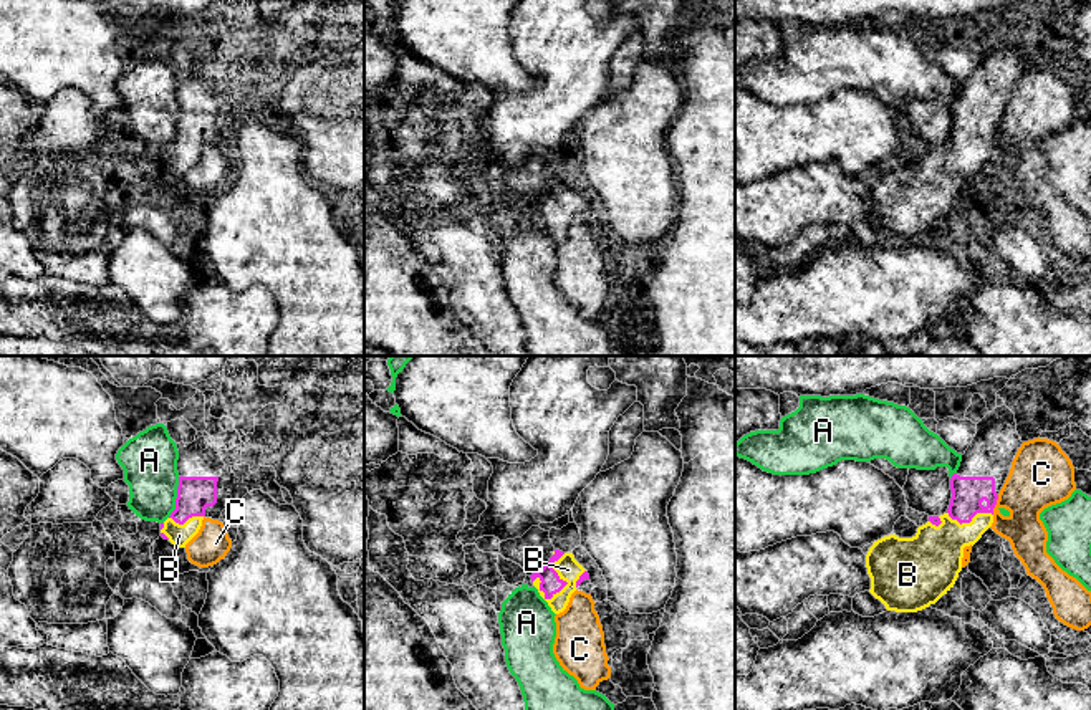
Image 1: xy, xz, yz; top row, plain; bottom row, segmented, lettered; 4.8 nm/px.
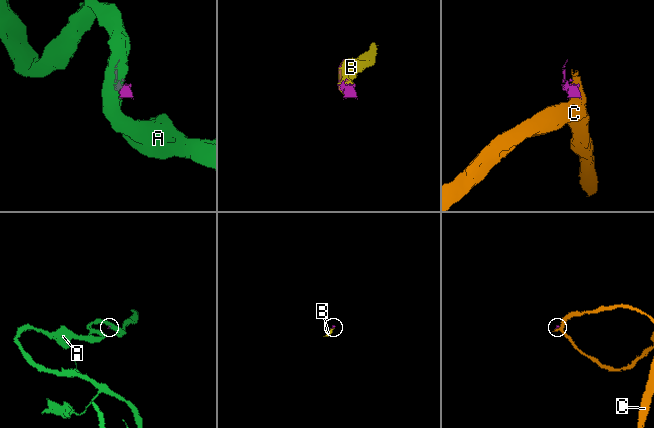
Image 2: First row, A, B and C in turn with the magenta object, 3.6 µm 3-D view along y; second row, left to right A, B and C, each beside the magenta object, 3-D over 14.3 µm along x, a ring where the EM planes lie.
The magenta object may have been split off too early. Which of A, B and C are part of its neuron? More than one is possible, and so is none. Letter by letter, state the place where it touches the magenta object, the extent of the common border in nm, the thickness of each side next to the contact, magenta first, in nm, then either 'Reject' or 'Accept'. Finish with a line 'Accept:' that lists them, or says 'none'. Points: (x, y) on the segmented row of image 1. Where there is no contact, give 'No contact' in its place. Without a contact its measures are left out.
A: Touches magenta at xy (177, 497). Shared border 200 nm. Thickness 180 nm (magenta) against 280 nm. Reject
B: Touches magenta at xz (562, 580). Shared border 260 nm. Thickness 100 nm (magenta) against 120 nm. Accept
C: Touches magenta at yz (994, 505). Shared border 100 nm. Thickness 160 nm (magenta) against 280 nm. Reject
Accept: B

